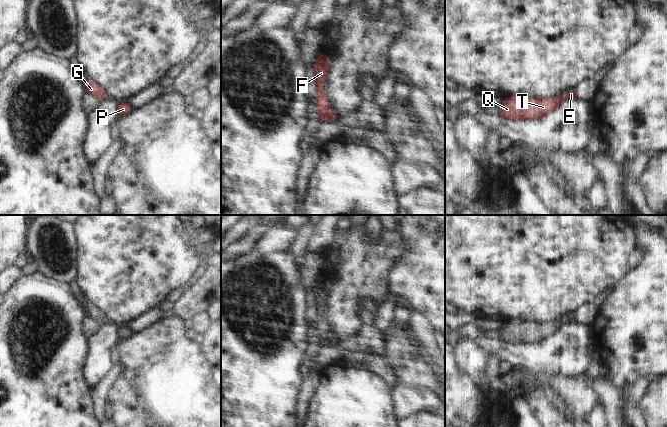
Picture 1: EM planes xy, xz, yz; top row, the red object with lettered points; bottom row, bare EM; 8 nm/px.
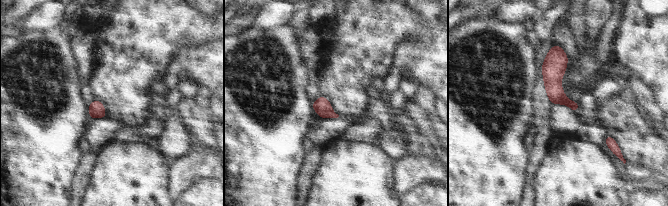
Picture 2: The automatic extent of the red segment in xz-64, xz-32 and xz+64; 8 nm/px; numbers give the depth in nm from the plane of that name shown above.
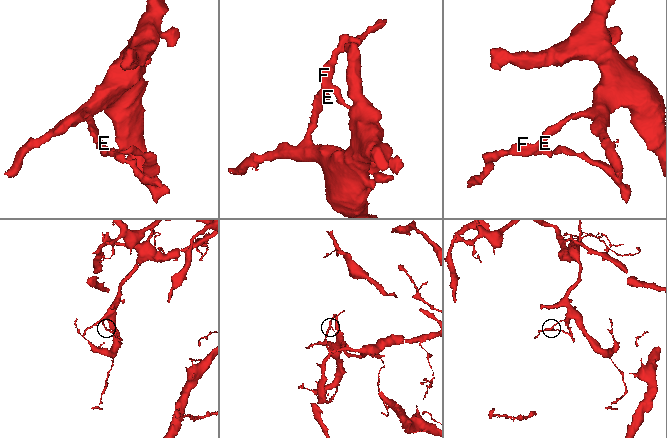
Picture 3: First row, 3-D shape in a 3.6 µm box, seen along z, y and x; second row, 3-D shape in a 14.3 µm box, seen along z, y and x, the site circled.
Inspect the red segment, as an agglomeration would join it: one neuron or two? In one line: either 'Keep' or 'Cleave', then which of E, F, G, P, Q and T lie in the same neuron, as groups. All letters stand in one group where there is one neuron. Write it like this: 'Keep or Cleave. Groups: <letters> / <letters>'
Keep. Groups: E F G P Q T

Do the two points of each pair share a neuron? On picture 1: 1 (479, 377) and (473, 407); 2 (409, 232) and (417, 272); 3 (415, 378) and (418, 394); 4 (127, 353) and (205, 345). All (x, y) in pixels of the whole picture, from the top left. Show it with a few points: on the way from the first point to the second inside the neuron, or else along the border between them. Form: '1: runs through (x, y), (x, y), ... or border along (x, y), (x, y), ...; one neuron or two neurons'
1: border along (460, 369), (480, 389), (485, 402); two neurons
2: runs through (417, 242), (417, 262); one neuron
3: border along (398, 383), (425, 386), (434, 392); two neurons
4: border along (197, 343), (208, 368); two neurons

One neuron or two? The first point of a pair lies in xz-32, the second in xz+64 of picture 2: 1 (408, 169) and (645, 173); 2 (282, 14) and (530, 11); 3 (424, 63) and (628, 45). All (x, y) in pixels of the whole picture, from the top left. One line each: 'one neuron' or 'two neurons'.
1: one neuron
2: one neuron
3: one neuron

